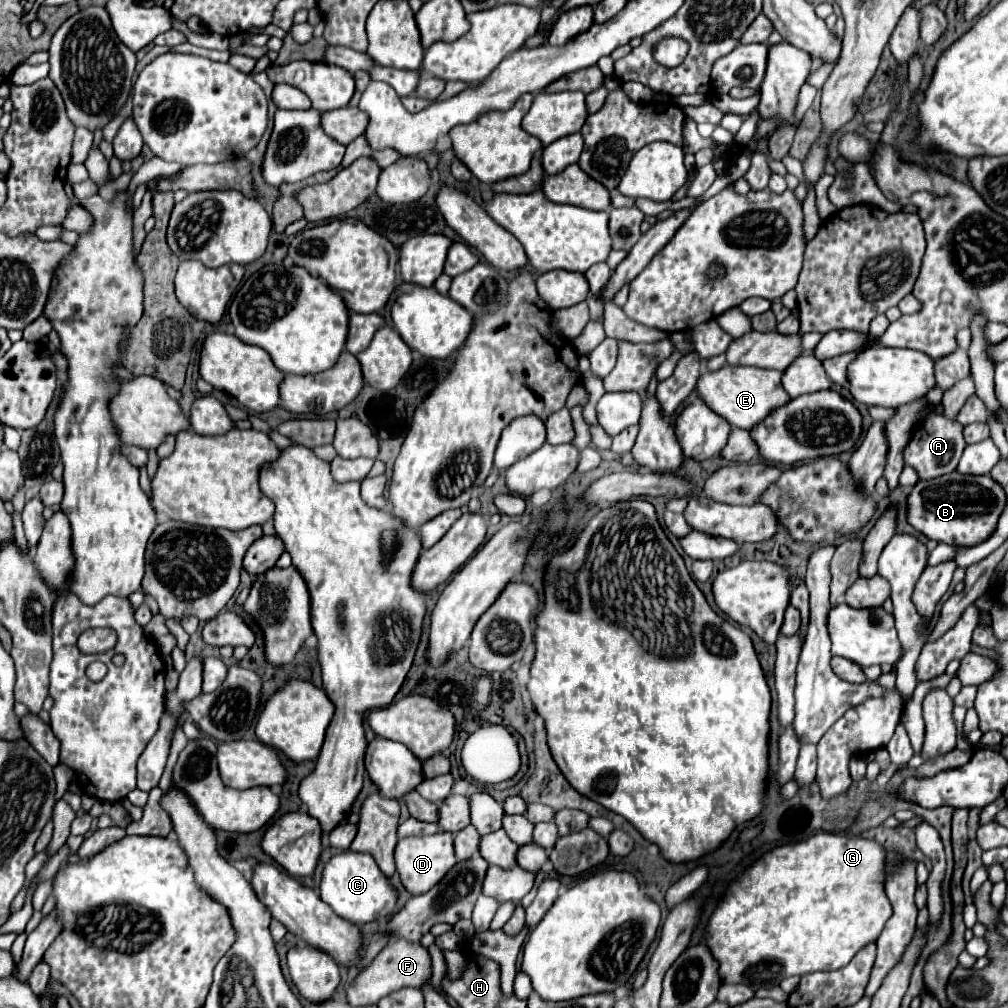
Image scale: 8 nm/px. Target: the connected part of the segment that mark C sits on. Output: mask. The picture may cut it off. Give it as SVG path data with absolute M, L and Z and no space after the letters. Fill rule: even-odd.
M342 851L336 853L322 871L320 881L320 899L332 907L332 911L356 925L364 925L370 921L384 921L396 907L396 891L390 881L382 875L376 861L368 853Z

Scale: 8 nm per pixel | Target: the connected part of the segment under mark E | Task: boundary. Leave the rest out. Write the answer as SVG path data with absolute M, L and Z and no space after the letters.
M726 363L718 371L704 371L696 383L696 393L714 413L724 417L732 427L752 429L770 411L790 401L788 393L780 383L780 377L782 371L768 371L760 367L740 367Z

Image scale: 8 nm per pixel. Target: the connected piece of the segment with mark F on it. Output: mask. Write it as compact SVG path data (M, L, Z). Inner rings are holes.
M392 941L388 943L378 957L356 977L356 981L348 987L348 1003L350 1005L368 1005L378 1003L382 997L386 997L392 991L414 987L422 989L432 979L432 959L426 947L412 941Z

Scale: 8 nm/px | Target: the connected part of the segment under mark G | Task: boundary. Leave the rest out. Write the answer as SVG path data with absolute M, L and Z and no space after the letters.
M816 833L806 841L800 843L790 843L790 845L782 845L772 849L770 853L766 853L764 857L760 857L756 863L752 863L728 889L724 901L718 905L718 909L712 913L710 921L708 921L708 929L704 935L704 943L710 947L714 959L720 963L720 979L724 983L732 983L732 985L746 985L750 989L760 989L760 987L776 987L782 979L790 977L790 975L806 975L806 973L814 973L814 971L834 971L840 967L846 967L850 963L850 959L868 943L874 943L882 929L884 923L892 917L892 905L884 893L884 857L886 857L886 849L874 841L874 839L864 839L864 837L850 837L850 835L836 835L836 833Z

